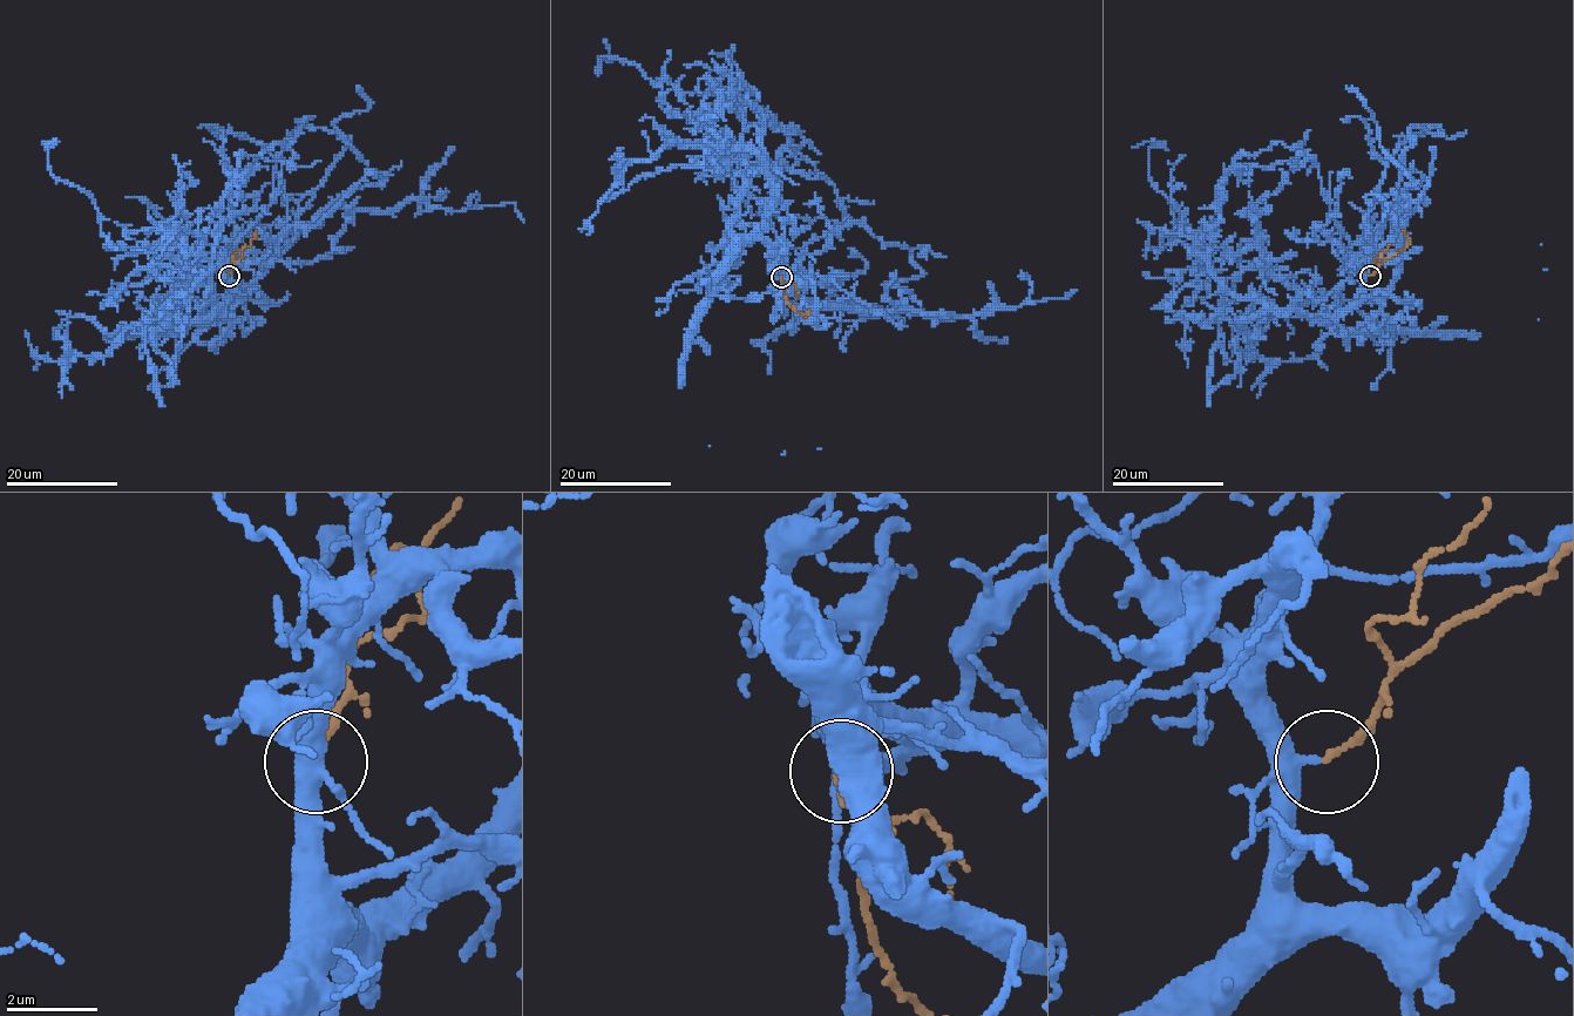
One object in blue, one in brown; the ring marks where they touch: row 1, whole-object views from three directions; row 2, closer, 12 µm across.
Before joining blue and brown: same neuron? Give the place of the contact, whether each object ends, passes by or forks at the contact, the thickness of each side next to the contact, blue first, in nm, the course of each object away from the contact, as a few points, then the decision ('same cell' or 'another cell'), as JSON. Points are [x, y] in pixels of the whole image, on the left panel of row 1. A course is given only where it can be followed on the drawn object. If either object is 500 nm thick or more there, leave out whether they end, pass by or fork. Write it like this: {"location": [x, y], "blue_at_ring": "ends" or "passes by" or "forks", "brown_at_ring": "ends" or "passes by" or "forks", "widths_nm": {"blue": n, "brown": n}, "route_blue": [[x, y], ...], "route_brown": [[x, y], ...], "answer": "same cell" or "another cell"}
{"location": [229, 276], "blue_at_ring": "forks", "brown_at_ring": "ends", "widths_nm": {"blue": 220, "brown": 160}, "route_blue": [[228, 276], [228, 298], [185, 320], [196, 246], [107, 248], [93, 198], [49, 171], [53, 148]], "route_brown": [[229, 276], [232, 257], [250, 245], [257, 230]], "answer": "same cell"}

